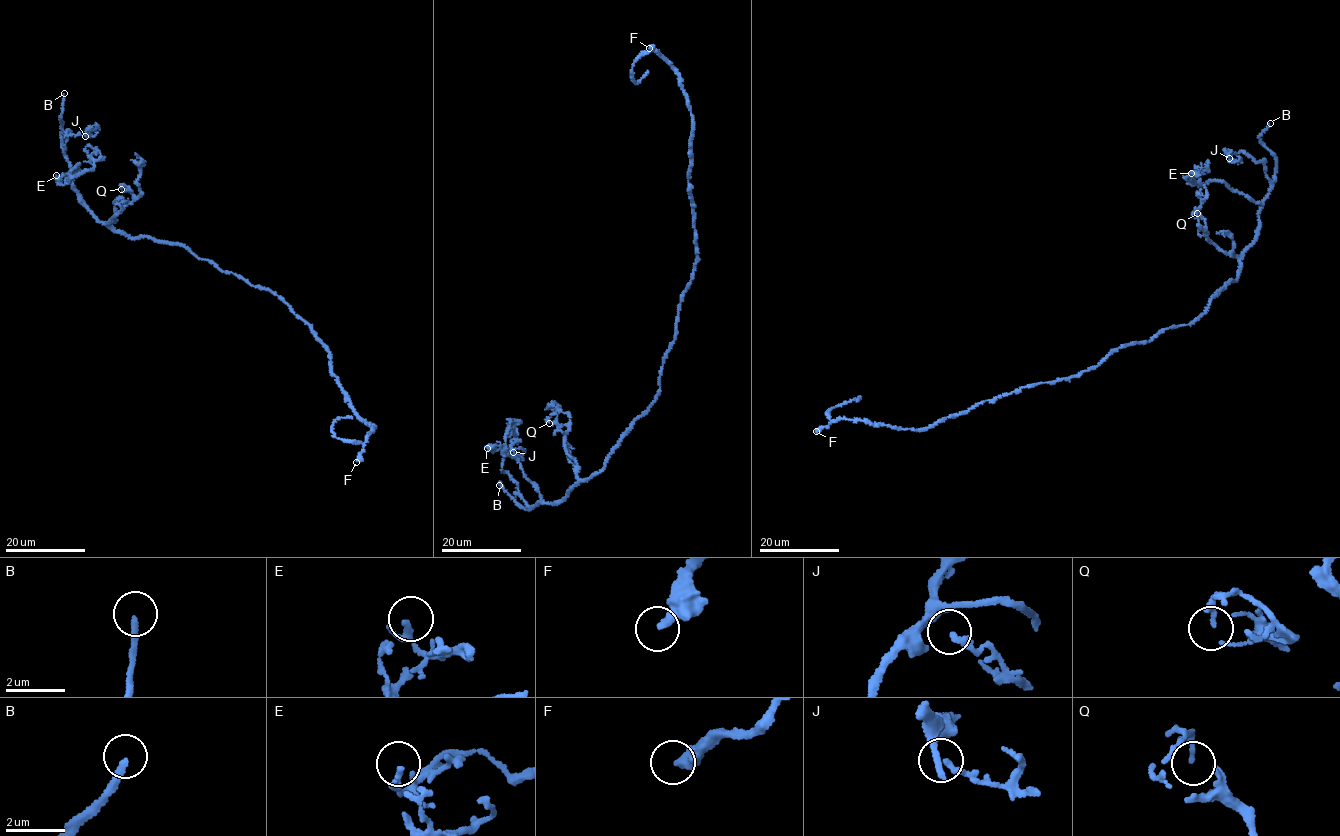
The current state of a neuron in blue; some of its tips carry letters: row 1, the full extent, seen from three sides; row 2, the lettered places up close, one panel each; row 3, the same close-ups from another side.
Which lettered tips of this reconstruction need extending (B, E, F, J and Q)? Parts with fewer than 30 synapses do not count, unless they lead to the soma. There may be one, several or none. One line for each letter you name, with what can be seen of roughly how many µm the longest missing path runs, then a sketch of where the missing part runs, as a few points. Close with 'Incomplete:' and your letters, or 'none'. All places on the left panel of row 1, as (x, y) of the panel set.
B: Missing length about 25 µm. Course of what is missing: (64, 93), (64, 88), (50, 82), (59, 71), (55, 58), (52, 59)
F: Missing length about 140 µm. Course of what is missing: (356, 462), (367, 473), (359, 497), (399, 533), (358, 539), (224, 503), (194, 515), (196, 532), (171, 530)
Incomplete: B, F

